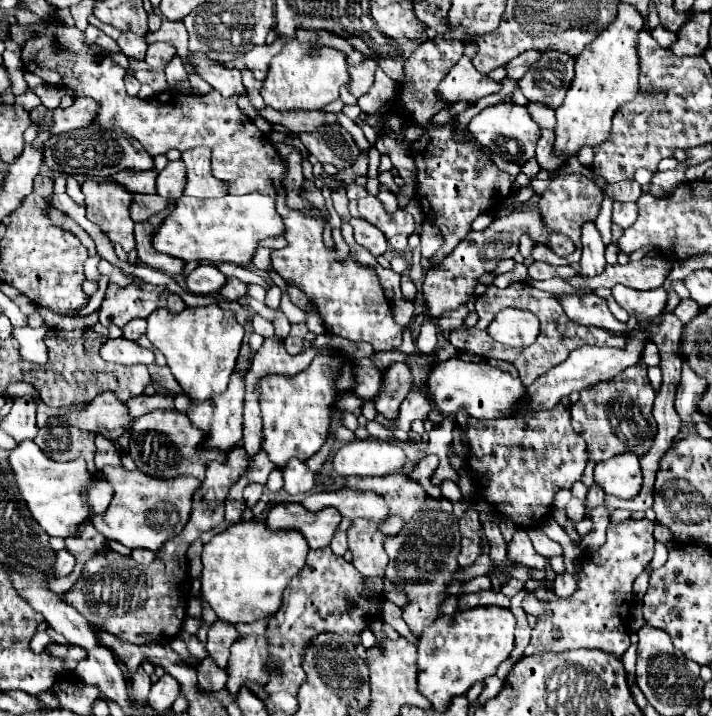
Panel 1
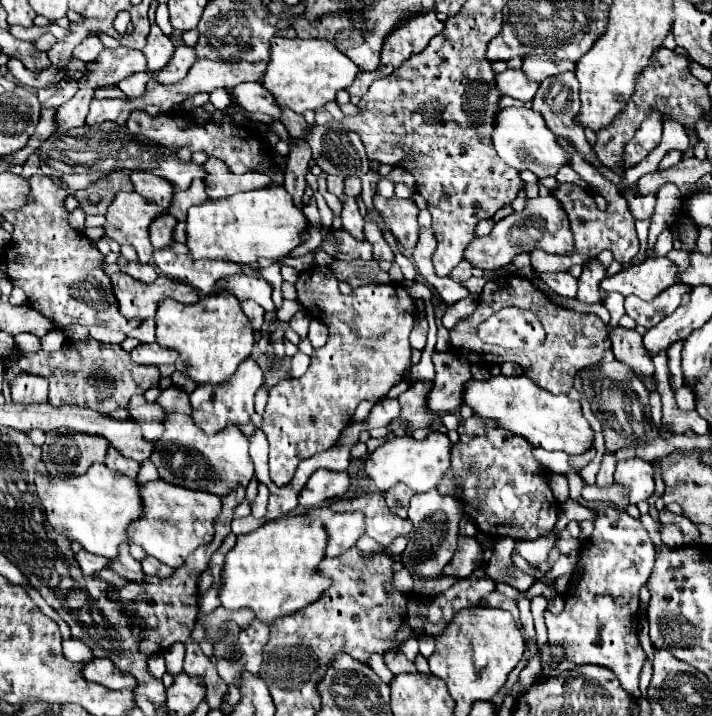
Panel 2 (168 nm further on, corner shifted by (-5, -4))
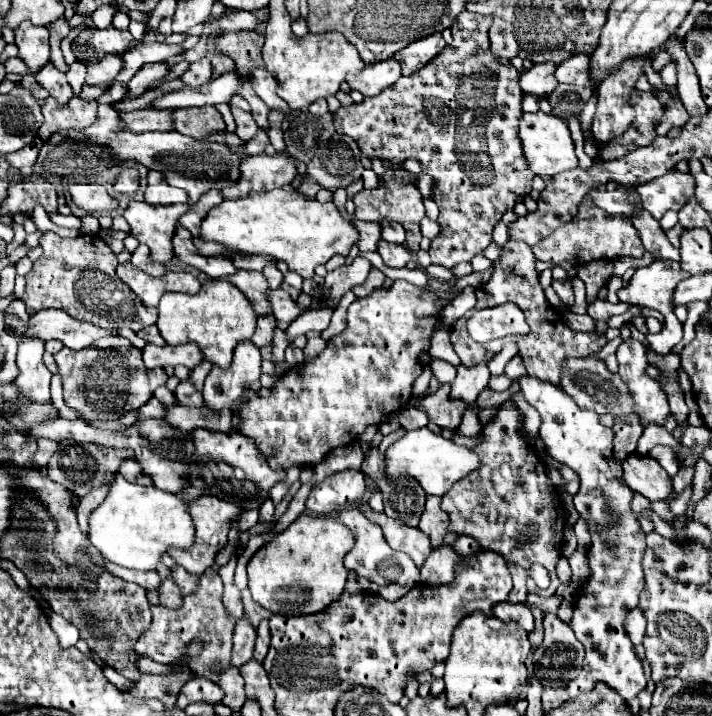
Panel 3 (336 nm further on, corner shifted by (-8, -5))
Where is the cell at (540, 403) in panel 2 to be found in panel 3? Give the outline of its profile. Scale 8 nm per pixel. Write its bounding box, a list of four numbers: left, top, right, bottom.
[518,376,646,700]

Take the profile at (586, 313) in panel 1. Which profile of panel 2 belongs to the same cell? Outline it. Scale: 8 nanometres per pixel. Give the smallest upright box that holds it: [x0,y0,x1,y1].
[609,327,655,391]

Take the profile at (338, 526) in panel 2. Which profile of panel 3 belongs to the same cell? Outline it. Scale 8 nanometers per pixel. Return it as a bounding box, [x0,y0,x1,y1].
[336,508,420,588]

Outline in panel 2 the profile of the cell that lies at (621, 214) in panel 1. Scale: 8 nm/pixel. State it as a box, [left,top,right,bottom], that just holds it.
[625,185,657,219]

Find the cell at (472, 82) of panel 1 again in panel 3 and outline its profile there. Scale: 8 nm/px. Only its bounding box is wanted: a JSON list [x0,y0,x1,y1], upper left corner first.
[520,64,556,96]

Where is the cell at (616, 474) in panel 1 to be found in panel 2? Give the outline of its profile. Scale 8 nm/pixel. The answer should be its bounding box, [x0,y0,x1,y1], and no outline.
[615,459,655,503]

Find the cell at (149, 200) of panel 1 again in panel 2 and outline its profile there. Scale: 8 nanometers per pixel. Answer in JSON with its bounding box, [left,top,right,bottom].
[149,215,177,249]

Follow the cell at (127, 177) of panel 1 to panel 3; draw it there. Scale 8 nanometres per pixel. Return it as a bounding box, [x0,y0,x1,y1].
[146,170,188,204]

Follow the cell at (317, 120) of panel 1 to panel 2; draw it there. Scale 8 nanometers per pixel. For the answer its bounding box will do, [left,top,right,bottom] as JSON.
[233,81,281,119]

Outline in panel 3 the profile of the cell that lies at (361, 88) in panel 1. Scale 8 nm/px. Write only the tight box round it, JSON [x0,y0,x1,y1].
[348,58,400,96]

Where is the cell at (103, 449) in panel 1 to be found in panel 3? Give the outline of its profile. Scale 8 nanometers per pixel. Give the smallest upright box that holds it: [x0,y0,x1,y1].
[120,458,152,486]

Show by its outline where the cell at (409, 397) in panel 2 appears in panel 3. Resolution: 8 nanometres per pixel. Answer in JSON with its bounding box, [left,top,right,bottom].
[412,384,464,430]

